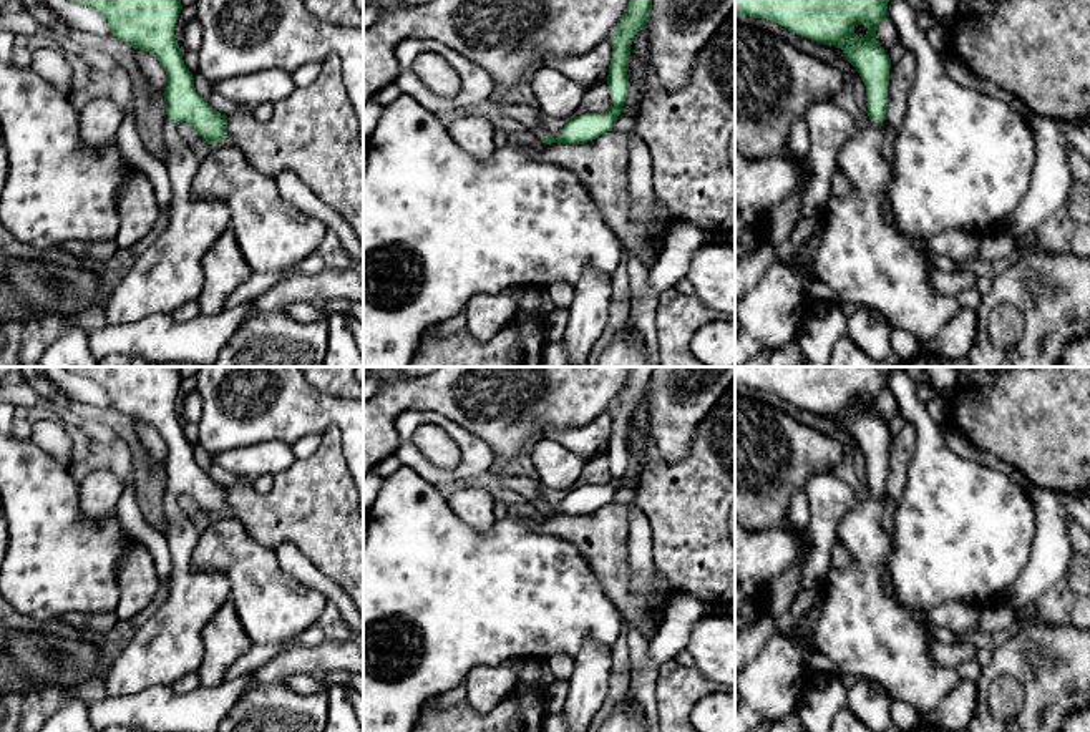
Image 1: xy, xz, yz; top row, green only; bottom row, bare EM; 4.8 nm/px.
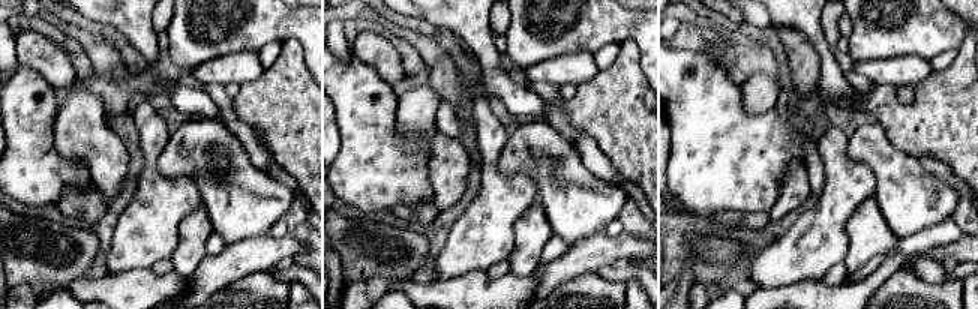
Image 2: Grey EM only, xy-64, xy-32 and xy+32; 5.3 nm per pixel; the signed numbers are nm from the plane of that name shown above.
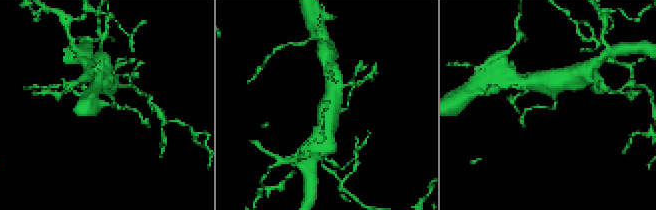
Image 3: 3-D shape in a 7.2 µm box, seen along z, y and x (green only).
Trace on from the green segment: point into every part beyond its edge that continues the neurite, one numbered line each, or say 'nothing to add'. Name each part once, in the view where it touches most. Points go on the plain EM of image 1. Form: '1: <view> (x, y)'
1: xy (168, 646)

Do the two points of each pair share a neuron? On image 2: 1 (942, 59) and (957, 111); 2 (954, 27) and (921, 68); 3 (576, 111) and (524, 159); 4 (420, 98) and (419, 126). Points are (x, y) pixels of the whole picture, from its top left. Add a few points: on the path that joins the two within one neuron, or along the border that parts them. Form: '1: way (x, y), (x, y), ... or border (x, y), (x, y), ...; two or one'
1: border (957, 48), (957, 56), (950, 65), (933, 71); two
2: border (891, 56), (920, 56), (929, 62); two
3: border (543, 119), (575, 146); two
4: way (419, 105), (419, 119); one

